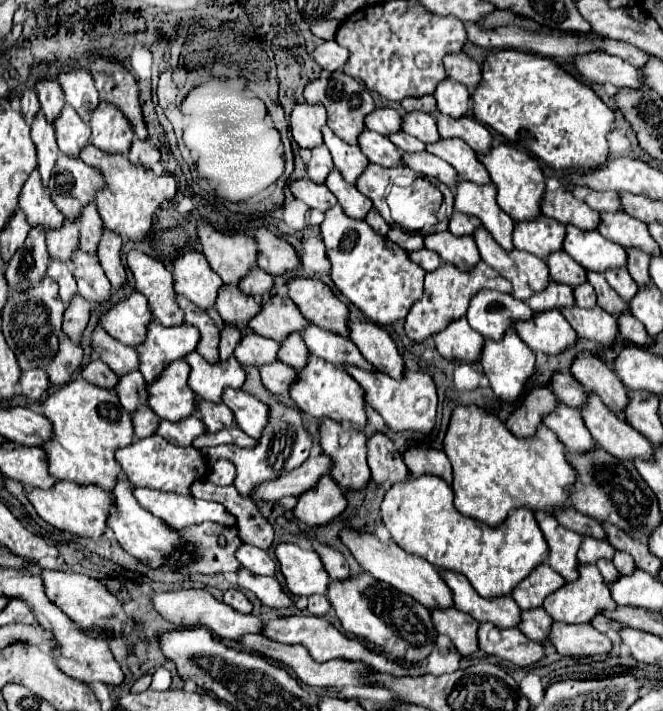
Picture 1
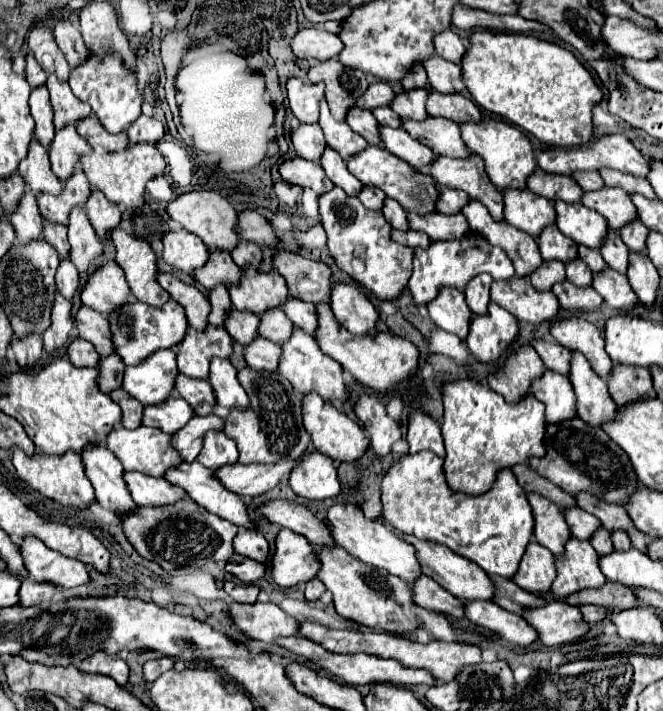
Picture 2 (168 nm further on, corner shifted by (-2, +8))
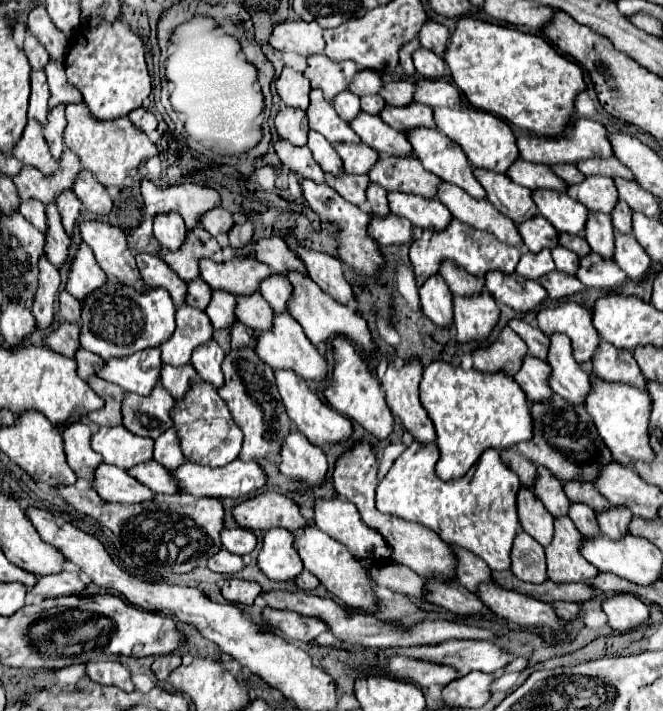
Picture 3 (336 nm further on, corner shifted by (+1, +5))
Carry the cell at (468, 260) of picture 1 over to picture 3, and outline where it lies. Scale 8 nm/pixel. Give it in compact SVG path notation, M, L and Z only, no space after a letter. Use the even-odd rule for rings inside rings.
M390 192L388 194L388 204L392 214L408 218L414 226L424 228L424 230L444 230L452 222L450 210L438 202L430 200L426 202L424 198L418 198L416 194L402 194L402 192Z

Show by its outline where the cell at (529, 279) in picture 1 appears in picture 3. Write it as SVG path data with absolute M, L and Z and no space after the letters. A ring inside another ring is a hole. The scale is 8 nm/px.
M446 182L442 184L442 194L438 194L438 200L452 212L456 220L466 222L478 230L486 230L508 246L522 248L524 242L516 224L510 222L510 218L498 214L498 210L494 210L488 200L476 200L462 188Z

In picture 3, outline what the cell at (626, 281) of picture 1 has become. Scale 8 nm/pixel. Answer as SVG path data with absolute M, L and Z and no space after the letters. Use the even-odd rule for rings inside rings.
M590 212L586 222L586 240L592 252L602 258L614 258L614 228L612 218L608 214Z

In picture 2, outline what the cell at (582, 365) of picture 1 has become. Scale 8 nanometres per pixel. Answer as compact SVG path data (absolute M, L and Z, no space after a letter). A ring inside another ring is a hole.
M567 317L553 321L549 331L555 337L555 341L561 343L563 347L571 351L581 351L601 379L609 377L613 361L605 351L605 339L601 331L593 323L581 317Z

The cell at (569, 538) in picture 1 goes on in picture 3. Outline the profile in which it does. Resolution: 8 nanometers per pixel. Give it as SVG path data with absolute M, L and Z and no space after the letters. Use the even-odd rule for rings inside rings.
M520 488L518 516L520 516L520 526L524 532L528 532L534 540L538 540L544 548L550 546L552 536L554 536L554 518L542 506L542 502L534 496L532 490Z

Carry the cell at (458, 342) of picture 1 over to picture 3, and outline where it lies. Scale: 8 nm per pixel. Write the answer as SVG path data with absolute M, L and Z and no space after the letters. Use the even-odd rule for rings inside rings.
M434 274L426 280L426 284L418 290L422 312L436 326L452 326L454 324L454 296L446 286L446 280L440 274Z

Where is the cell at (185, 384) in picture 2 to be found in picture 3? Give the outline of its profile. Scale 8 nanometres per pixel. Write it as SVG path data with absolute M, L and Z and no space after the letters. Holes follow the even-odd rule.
M162 366L160 384L172 394L176 402L182 402L182 396L192 386L192 378L198 378L198 372L192 366L182 366L182 368Z

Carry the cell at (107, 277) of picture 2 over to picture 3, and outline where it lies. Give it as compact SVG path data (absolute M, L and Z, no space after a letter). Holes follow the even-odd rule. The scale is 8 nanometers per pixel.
M82 244L78 254L74 256L74 262L72 262L72 268L68 274L66 292L72 294L74 298L78 298L80 302L84 302L88 298L88 294L92 294L94 290L98 290L104 284L106 284L104 270L98 266L92 250L86 244Z

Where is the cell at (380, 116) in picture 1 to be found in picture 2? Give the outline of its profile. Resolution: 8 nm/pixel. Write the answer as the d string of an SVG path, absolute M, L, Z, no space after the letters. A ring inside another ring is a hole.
M373 81L369 85L369 89L365 91L365 95L357 101L359 107L365 107L365 109L375 109L375 107L383 107L383 105L389 105L393 101L395 93L391 89L389 83L381 83L381 81Z

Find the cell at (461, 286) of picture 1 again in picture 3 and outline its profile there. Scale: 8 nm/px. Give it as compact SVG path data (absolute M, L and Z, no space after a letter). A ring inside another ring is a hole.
M452 220L450 226L442 232L424 230L422 238L414 240L412 246L410 246L410 262L412 262L418 286L422 286L430 276L438 274L440 264L444 260L456 262L458 266L462 266L472 276L484 276L490 270L500 270L504 274L514 274L520 256L522 256L522 250L510 248L510 246L498 242L498 238L492 238L492 234L474 230L472 226L466 226L458 220Z

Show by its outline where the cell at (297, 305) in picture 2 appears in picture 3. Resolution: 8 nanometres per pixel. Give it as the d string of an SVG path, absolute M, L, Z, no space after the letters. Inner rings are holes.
M272 274L270 278L266 278L266 282L262 282L260 294L266 298L266 302L272 306L272 310L276 314L284 314L284 312L288 312L286 300L290 300L290 296L292 296L292 284L288 278Z

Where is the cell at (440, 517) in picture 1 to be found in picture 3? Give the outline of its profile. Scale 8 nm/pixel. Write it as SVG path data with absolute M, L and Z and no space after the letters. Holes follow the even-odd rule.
M412 442L396 458L392 468L384 476L384 480L378 484L378 488L376 488L376 508L382 514L398 516L406 522L418 522L418 524L434 530L446 544L458 546L458 548L464 548L464 550L476 554L478 558L482 558L496 572L508 570L510 562L512 562L510 560L512 542L514 542L514 538L518 534L518 528L520 528L517 510L517 494L520 490L518 476L502 464L498 450L486 450L486 454L482 454L482 458L476 462L476 468L472 468L472 472L468 472L466 476L462 476L460 480L454 480L454 482L442 482L434 474L436 460L438 460L438 446L436 444L422 446L418 442Z

